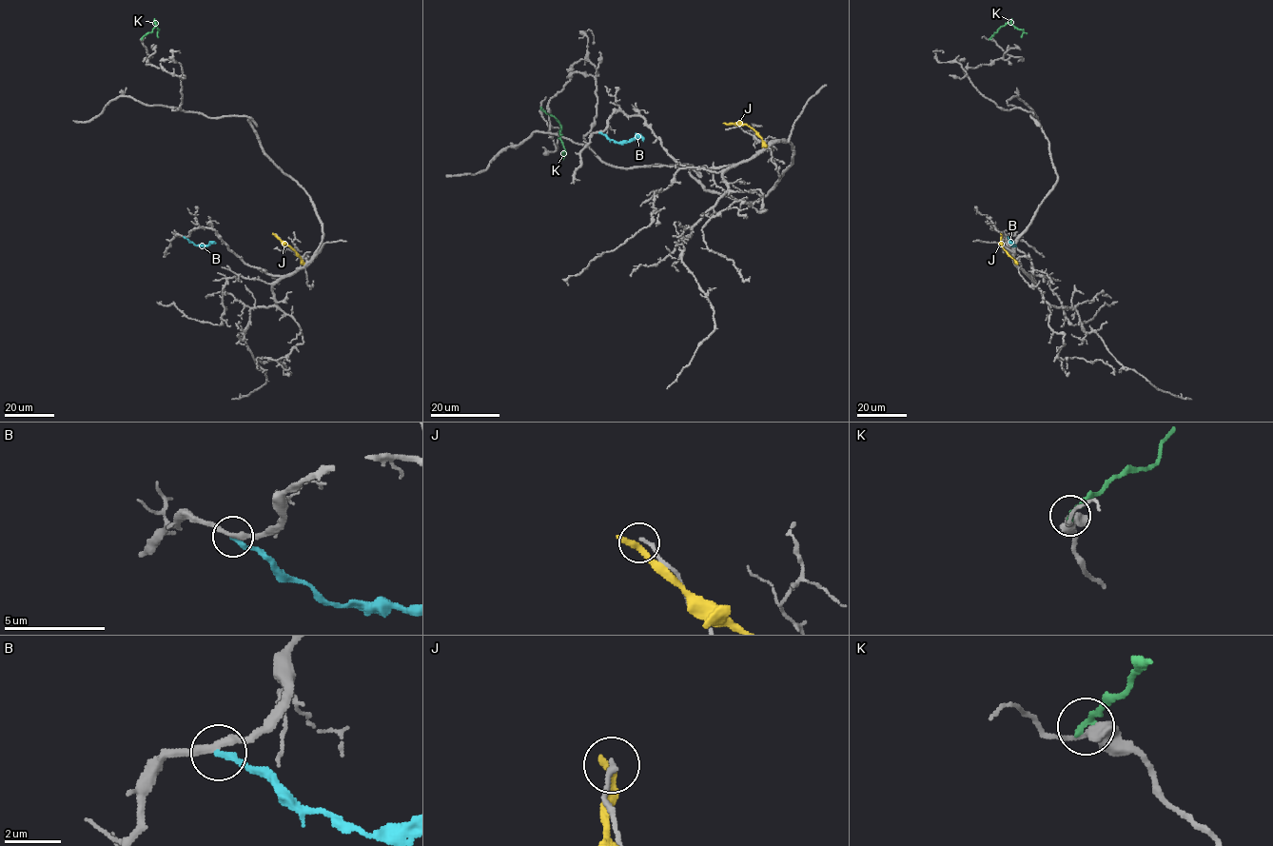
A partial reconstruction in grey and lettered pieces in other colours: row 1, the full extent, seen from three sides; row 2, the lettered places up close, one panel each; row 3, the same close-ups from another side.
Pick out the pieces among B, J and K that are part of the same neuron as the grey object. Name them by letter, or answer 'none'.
none

